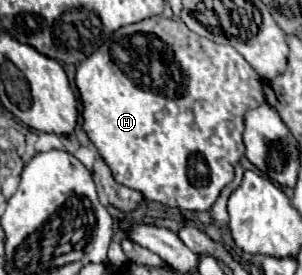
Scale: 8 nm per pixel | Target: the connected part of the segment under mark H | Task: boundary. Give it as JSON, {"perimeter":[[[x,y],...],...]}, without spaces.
{"perimeter":[[[152,16],[152,18],[146,18],[142,22],[128,24],[128,26],[122,26],[120,30],[116,30],[108,42],[104,42],[94,54],[90,54],[86,60],[82,60],[76,66],[76,88],[80,92],[80,102],[82,102],[82,130],[86,132],[90,142],[98,148],[98,154],[108,164],[114,180],[128,186],[128,188],[142,192],[144,198],[148,198],[148,200],[160,202],[160,204],[170,206],[170,208],[190,210],[190,212],[208,210],[214,204],[214,200],[218,198],[220,190],[234,180],[234,166],[244,156],[244,142],[242,142],[244,114],[266,102],[264,92],[262,92],[262,78],[242,58],[242,54],[238,54],[228,44],[216,44],[204,36],[194,34],[180,20],[172,22],[164,16]]]}

